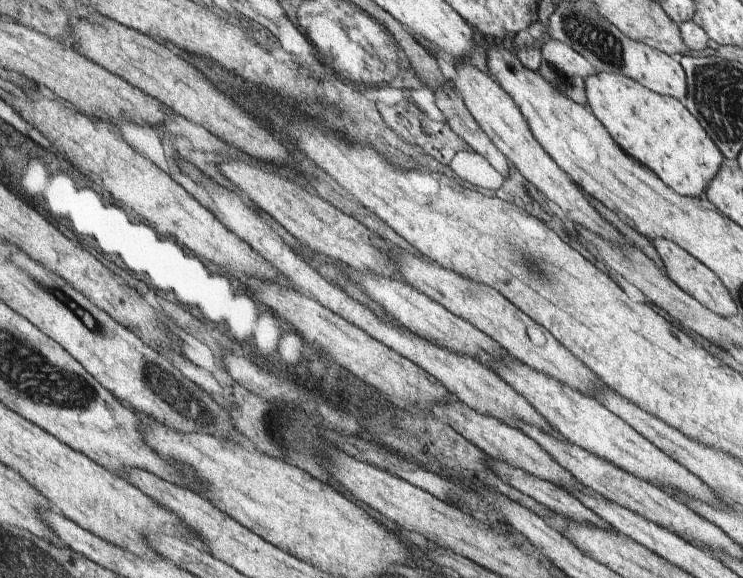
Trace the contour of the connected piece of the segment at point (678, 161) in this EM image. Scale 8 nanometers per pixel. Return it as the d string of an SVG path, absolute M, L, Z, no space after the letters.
M594 73L586 78L586 98L588 107L604 123L609 134L624 150L650 167L673 191L689 197L704 196L706 187L721 169L725 156L718 150L712 139L706 134L701 122L672 95L661 95L649 87L642 86L633 78L622 73Z

